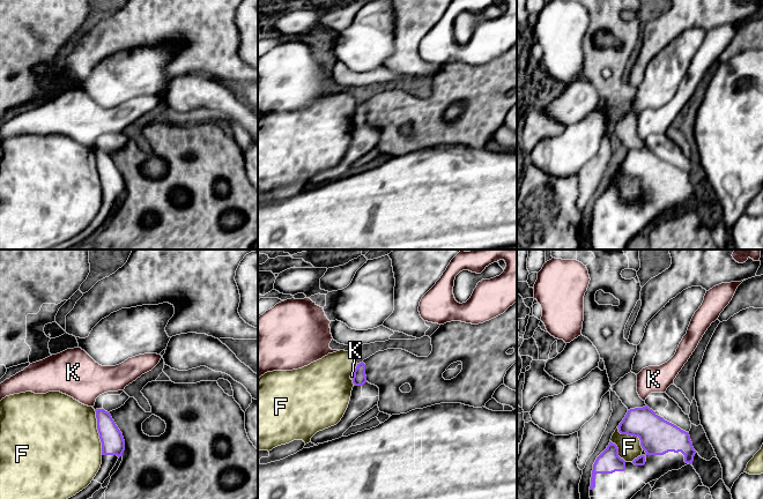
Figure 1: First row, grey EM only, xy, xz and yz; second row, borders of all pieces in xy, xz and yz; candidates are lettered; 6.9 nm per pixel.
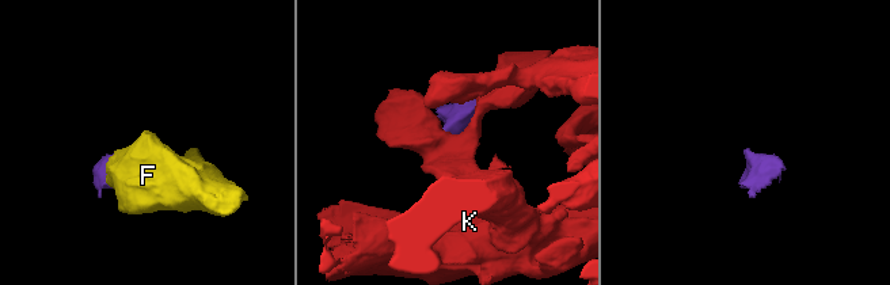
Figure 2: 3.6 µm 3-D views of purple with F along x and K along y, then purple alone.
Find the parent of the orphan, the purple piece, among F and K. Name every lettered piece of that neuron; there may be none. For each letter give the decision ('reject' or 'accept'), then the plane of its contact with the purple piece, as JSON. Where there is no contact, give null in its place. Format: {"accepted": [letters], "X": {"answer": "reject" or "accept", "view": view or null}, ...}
{"accepted": [], "F": {"answer": "reject", "view": "xy"}, "K": {"answer": "reject", "view": "xz"}}

